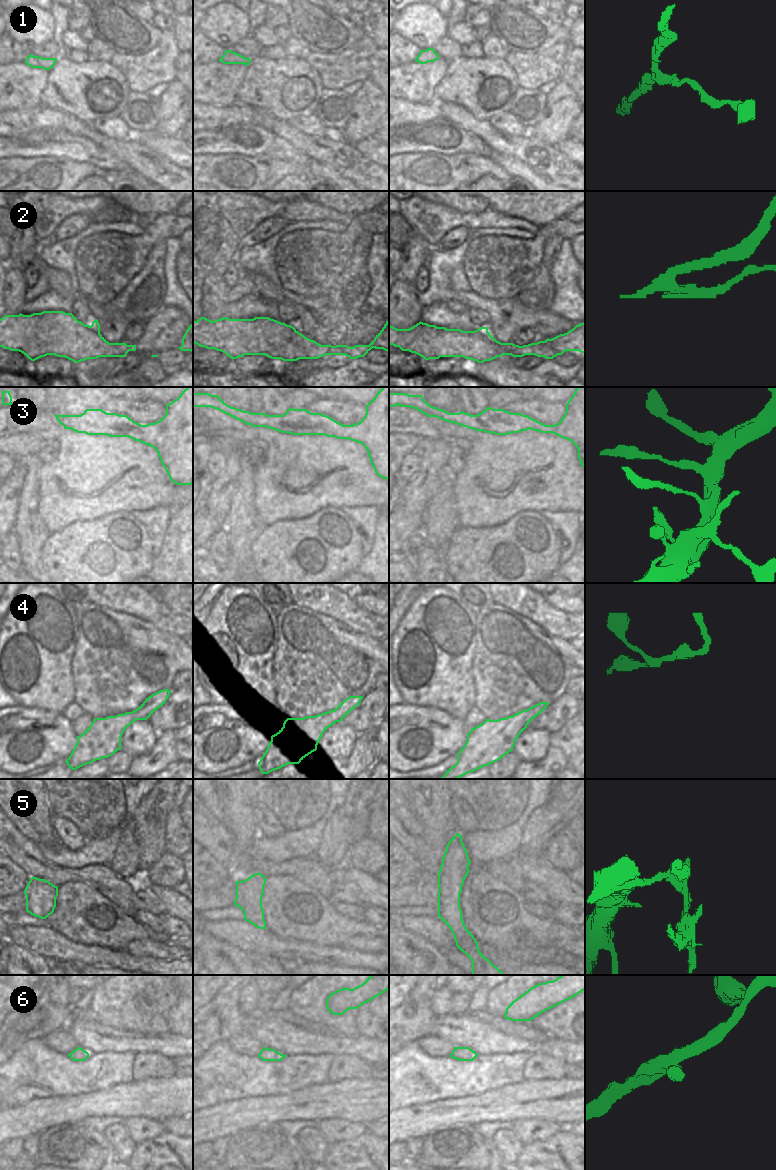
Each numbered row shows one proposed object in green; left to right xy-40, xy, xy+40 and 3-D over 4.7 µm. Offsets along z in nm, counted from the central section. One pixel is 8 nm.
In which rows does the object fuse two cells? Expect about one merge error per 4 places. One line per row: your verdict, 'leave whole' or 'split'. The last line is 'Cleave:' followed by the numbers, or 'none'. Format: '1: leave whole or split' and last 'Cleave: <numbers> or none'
1: leave whole
2: split
3: leave whole
4: leave whole
5: split
6: leave whole
Cleave: 2, 5

